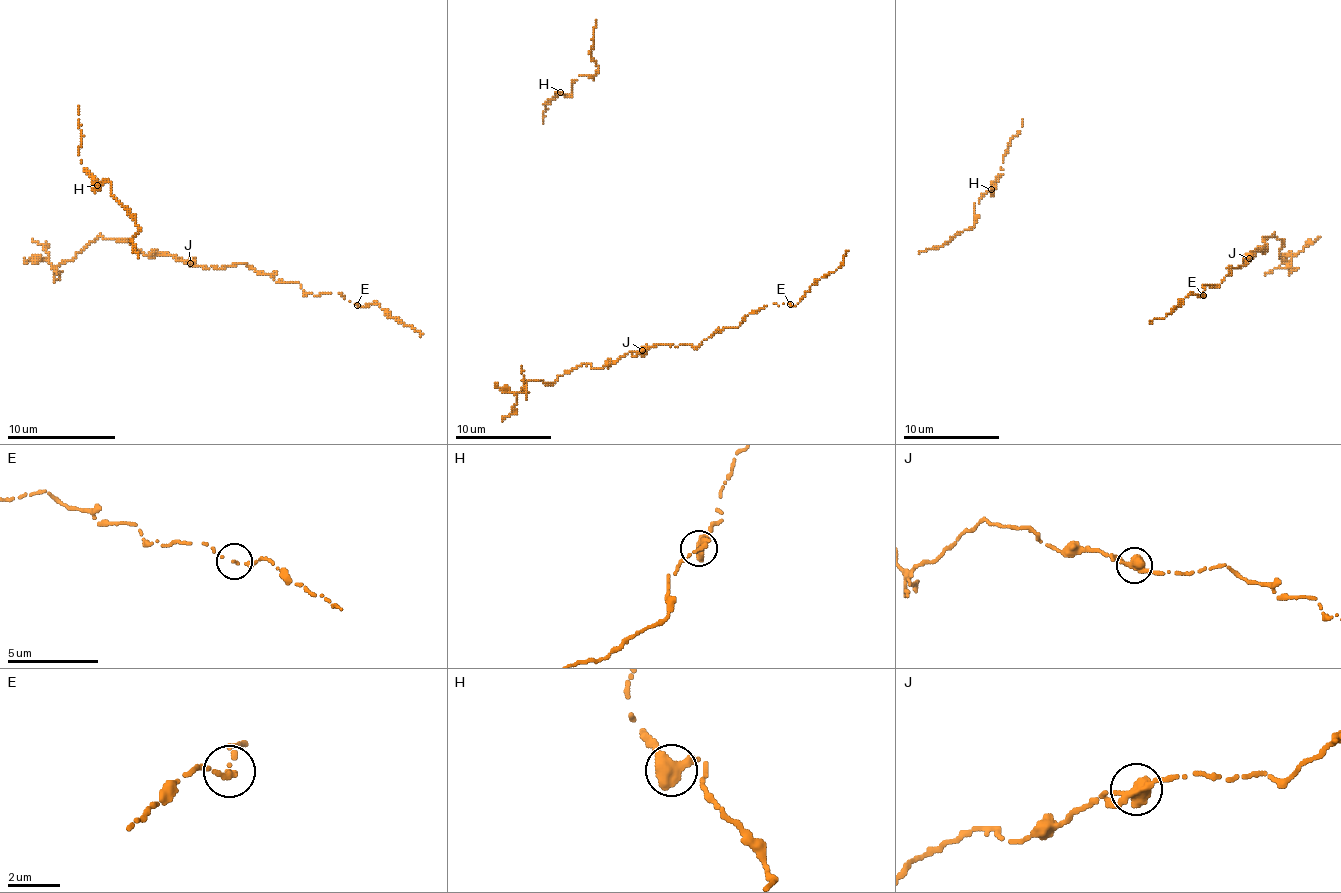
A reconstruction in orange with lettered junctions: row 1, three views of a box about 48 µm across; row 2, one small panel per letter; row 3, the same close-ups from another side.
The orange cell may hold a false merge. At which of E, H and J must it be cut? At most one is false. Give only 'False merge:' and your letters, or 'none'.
False merge: none

